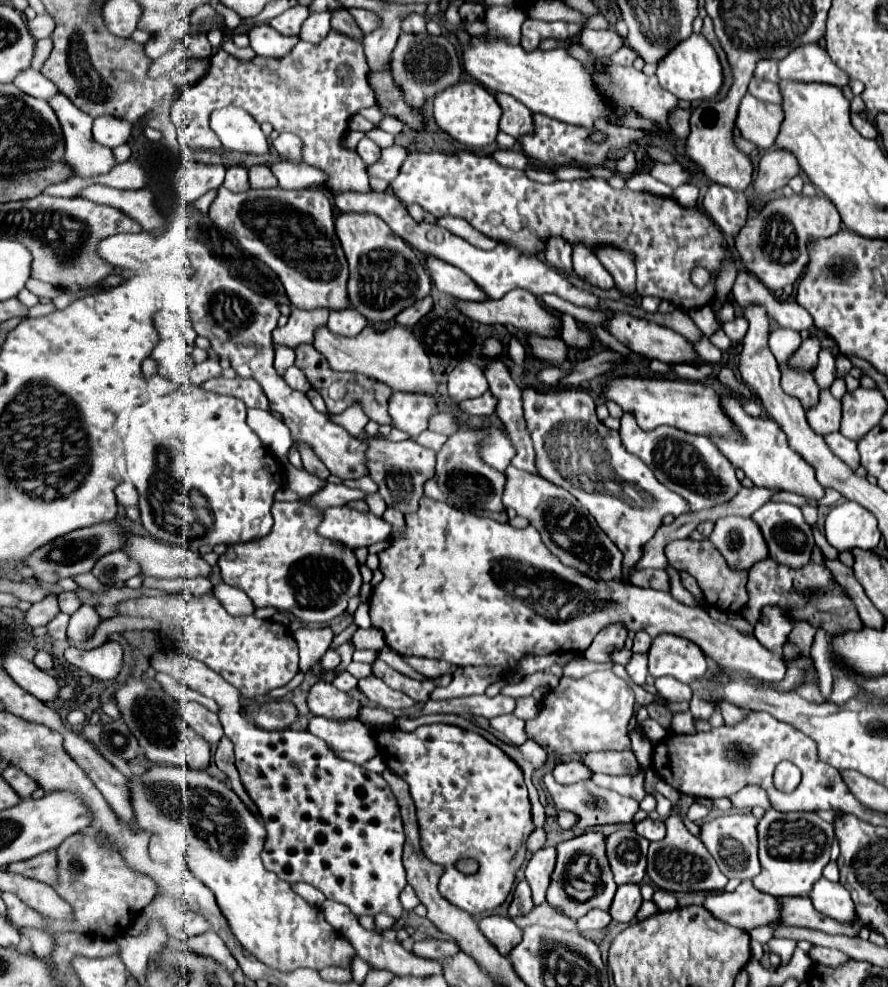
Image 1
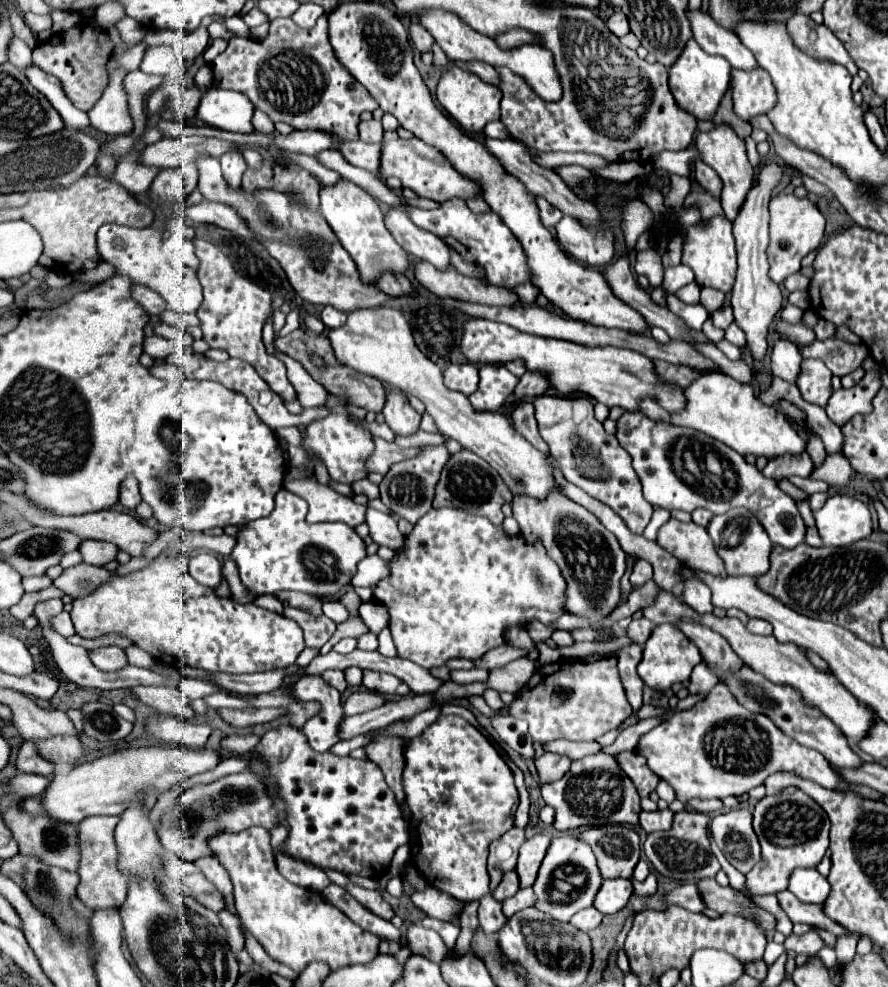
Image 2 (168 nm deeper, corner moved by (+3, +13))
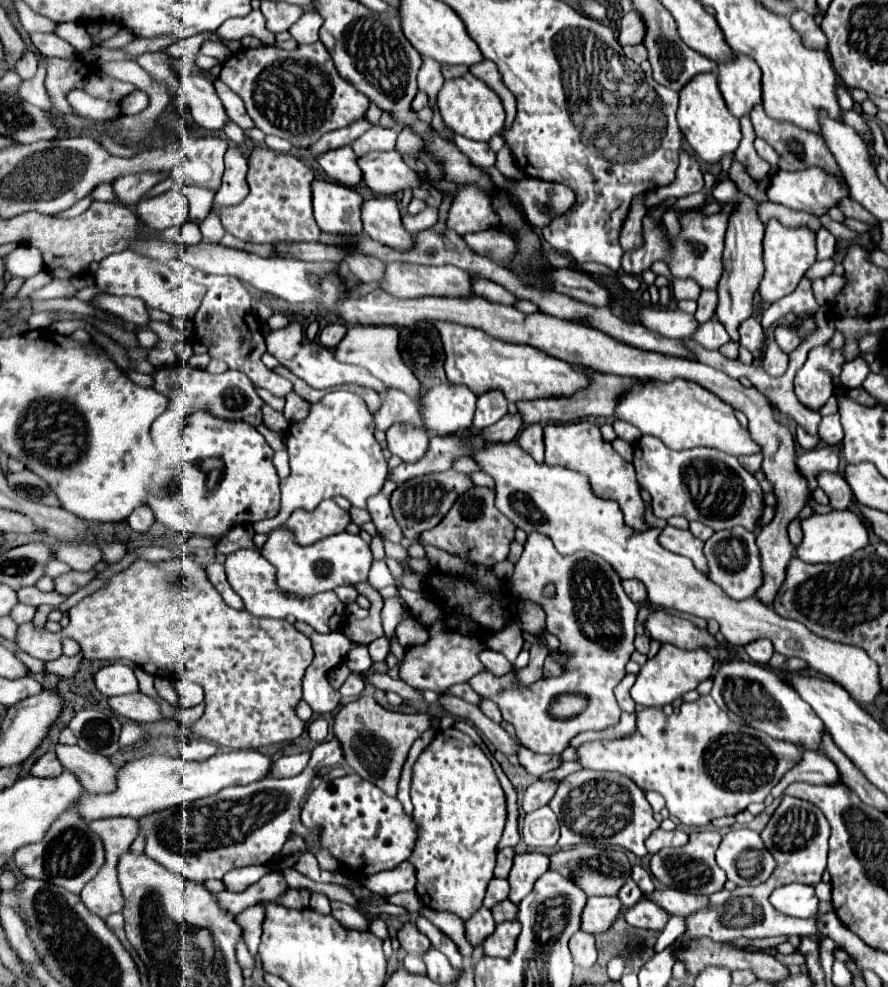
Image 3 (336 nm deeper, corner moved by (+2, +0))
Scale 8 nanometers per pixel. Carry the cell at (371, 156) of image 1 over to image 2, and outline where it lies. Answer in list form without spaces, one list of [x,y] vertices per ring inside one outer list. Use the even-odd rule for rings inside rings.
[[[380,120],[360,122],[358,132],[360,132],[360,140],[364,140],[364,142],[382,142],[382,136],[384,136],[384,128],[382,128]]]

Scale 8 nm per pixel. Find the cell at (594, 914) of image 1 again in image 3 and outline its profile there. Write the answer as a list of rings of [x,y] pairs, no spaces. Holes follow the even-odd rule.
[[[577,931],[571,941],[569,941],[569,949],[571,949],[571,955],[575,961],[579,959],[585,959],[585,965],[591,967],[597,959],[597,951],[595,951],[595,937],[585,933],[585,931]]]

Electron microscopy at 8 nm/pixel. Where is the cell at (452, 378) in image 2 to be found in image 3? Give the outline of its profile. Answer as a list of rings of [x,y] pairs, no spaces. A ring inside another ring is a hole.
[[[447,381],[425,393],[421,417],[429,431],[447,437],[471,427],[475,401],[477,395],[467,385],[453,385]]]

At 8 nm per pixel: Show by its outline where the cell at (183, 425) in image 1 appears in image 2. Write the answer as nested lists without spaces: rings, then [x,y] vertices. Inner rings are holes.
[[[180,380],[142,400],[142,412],[136,422],[136,440],[128,450],[130,470],[140,484],[140,494],[152,506],[158,522],[182,526],[190,532],[246,524],[264,518],[274,508],[274,496],[282,488],[284,454],[272,428],[268,428],[244,396],[228,392],[212,380]]]

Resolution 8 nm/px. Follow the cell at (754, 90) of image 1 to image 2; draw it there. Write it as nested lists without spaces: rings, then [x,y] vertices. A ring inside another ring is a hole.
[[[686,8],[686,16],[690,20],[694,40],[698,42],[700,48],[704,48],[704,52],[724,56],[732,68],[758,66],[752,52],[744,48],[744,44],[740,44],[740,38],[732,30],[720,26],[708,12]]]

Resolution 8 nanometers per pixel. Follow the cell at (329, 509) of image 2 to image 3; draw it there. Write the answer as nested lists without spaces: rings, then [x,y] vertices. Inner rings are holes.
[[[327,499],[327,501],[321,501],[313,511],[295,509],[285,525],[293,529],[297,543],[311,545],[329,535],[343,533],[349,523],[351,523],[349,511],[341,509],[331,499]]]

